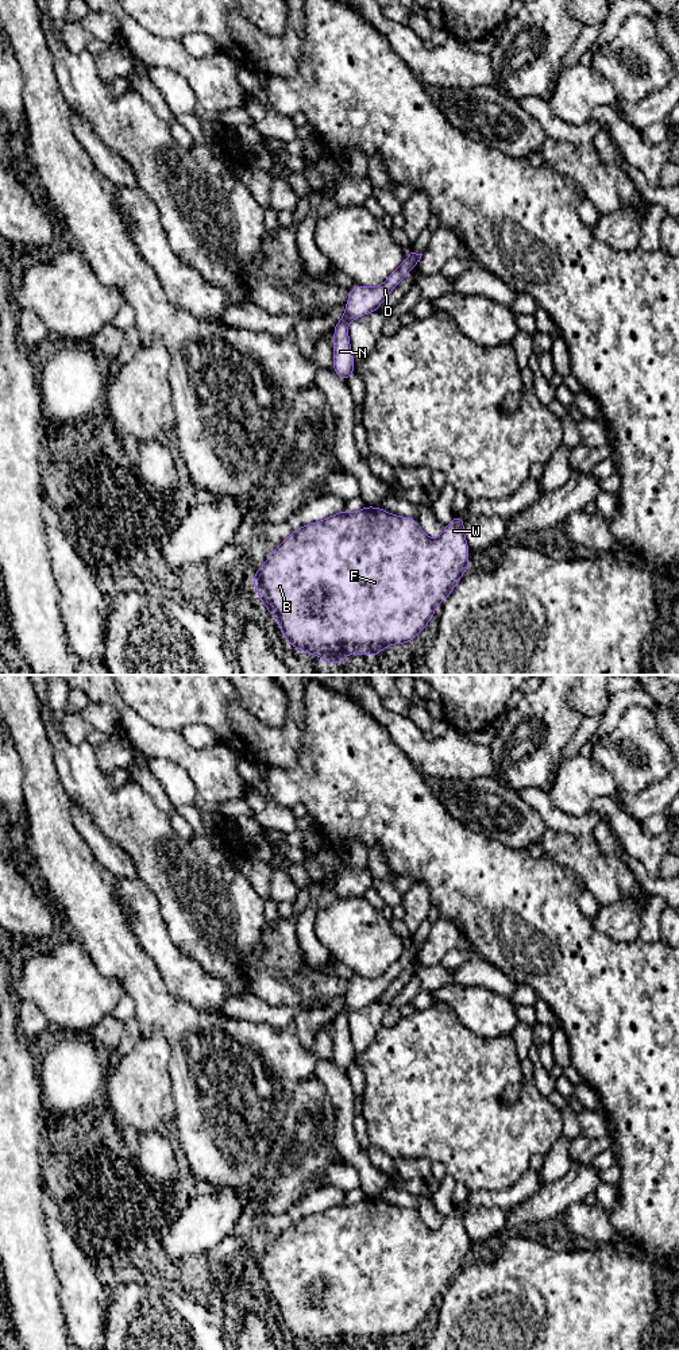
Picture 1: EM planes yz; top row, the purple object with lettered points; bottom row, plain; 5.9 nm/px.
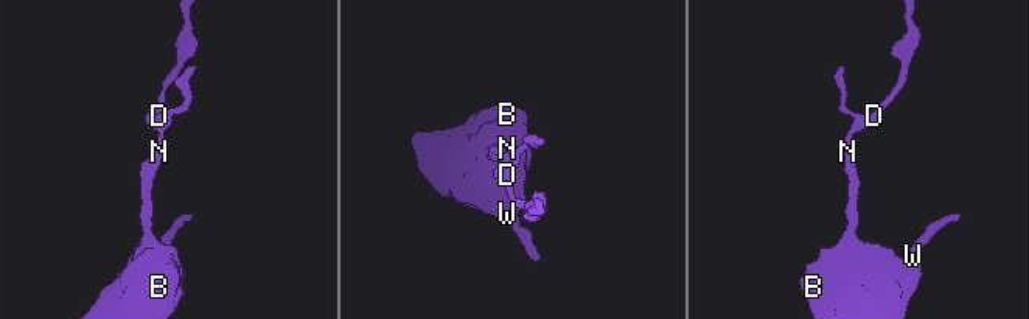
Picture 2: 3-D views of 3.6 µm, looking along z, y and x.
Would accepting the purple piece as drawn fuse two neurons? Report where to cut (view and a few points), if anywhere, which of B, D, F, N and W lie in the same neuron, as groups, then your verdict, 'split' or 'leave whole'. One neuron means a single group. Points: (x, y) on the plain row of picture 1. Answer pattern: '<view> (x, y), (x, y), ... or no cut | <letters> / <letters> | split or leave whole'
no cut | B D F N W | leave whole

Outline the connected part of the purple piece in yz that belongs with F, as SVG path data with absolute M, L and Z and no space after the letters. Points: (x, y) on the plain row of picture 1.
M377 1197L358 1203L342 1200L293 1222L254 1265L252 1276L294 1341L321 1350L346 1350L348 1345L378 1349L389 1336L413 1332L435 1310L435 1297L448 1289L470 1258L464 1214L456 1206L440 1228L431 1230L414 1208L400 1208Z

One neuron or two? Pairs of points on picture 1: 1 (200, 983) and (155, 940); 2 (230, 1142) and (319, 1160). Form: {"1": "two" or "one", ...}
{"1": "one", "2": "two"}

